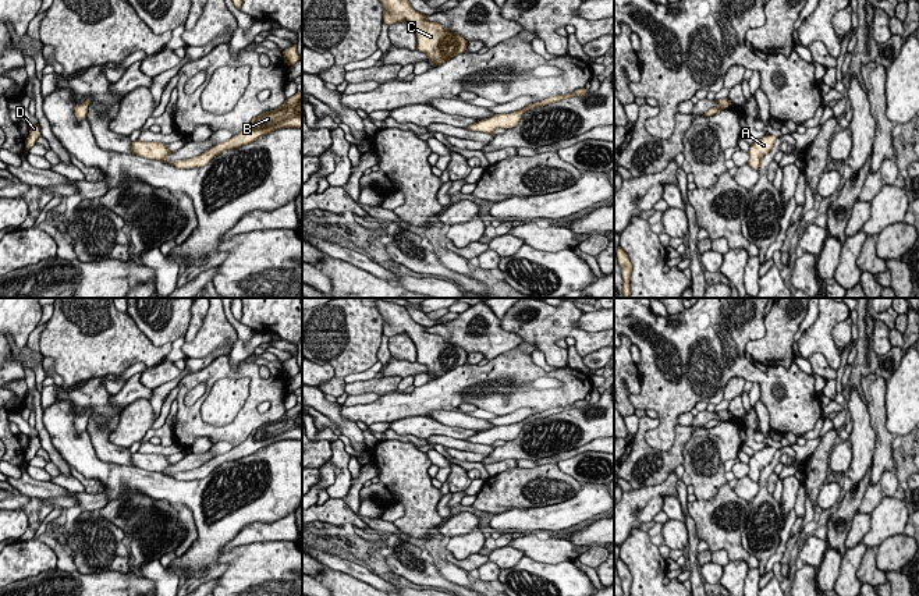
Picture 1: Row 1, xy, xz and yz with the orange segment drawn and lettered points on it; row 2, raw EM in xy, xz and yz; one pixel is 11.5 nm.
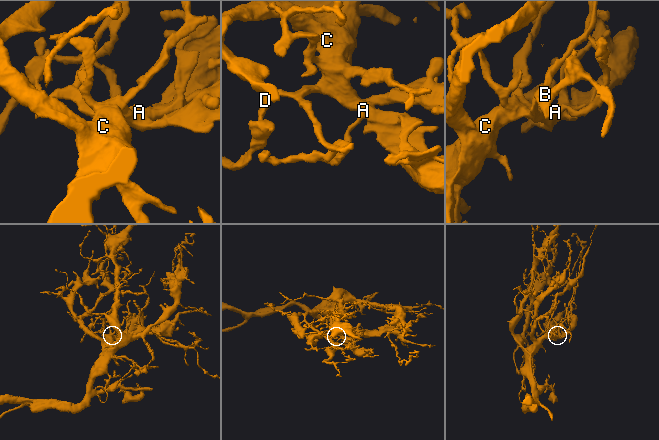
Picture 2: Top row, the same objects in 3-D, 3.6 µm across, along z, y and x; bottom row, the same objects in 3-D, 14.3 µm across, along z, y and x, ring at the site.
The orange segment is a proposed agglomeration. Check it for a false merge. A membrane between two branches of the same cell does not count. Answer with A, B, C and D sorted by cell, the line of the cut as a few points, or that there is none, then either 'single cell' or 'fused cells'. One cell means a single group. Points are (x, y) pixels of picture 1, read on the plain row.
A B C D; no cut; single cell

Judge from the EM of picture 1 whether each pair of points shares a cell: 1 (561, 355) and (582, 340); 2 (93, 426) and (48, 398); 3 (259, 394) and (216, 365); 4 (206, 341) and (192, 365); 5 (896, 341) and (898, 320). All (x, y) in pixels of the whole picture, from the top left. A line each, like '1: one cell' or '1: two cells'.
1: one cell
2: two cells
3: one cell
4: two cells
5: one cell

